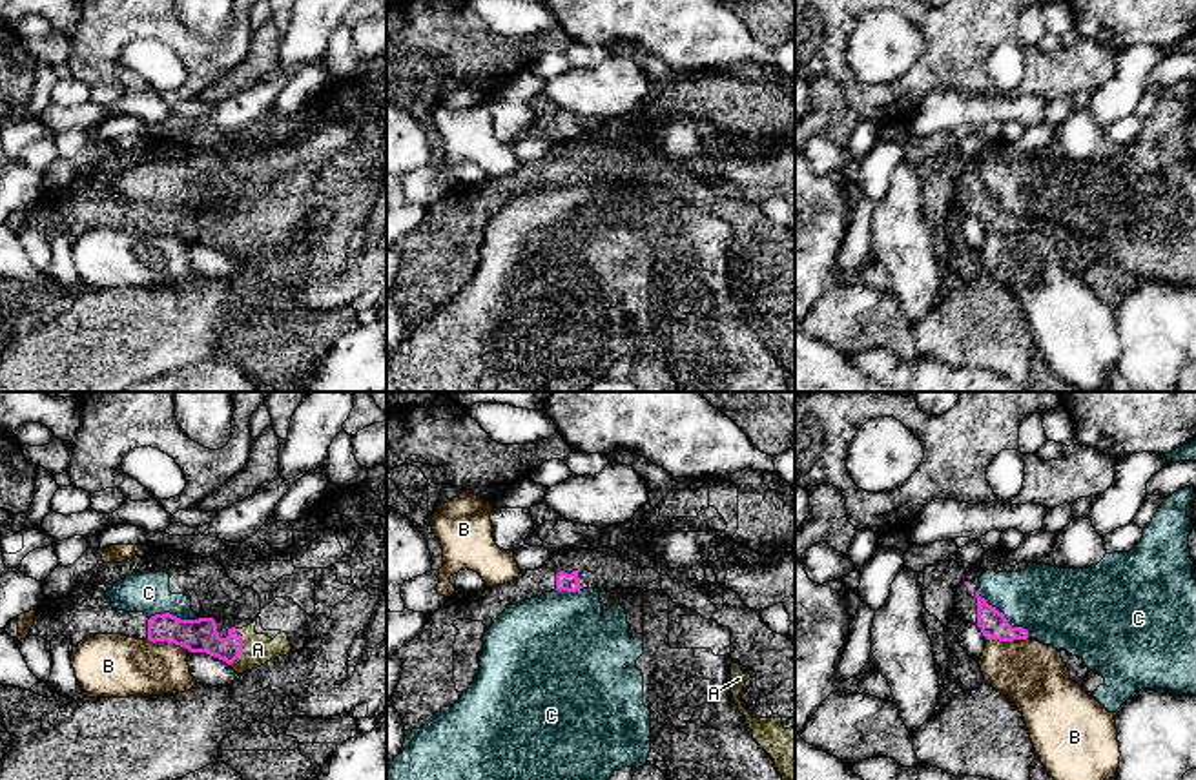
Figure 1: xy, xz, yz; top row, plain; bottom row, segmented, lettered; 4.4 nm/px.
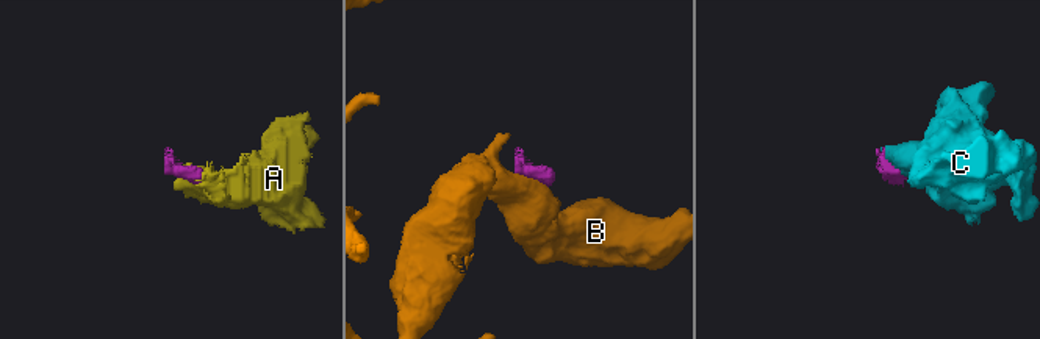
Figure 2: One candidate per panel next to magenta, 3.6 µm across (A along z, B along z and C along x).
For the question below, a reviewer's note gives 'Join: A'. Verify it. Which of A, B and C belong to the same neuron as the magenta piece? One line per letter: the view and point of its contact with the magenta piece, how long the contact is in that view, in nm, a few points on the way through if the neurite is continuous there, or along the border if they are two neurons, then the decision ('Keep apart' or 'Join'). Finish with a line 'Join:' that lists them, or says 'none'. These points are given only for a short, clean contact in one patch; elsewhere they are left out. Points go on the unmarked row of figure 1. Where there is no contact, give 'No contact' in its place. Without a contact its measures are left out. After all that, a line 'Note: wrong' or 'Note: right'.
A: Touches magenta at xy (241, 239). Shared border 170 nm. Join
B: Touches magenta at xy (170, 234). Shared border 200 nm. Boundary: xy (148, 230), (174, 234), (190, 243). Keep apart
C: Touches magenta at yz (1003, 208). Shared border 320 nm. Boundary: yz (978, 181), (989, 195), (1012, 217), (1021, 217), (1029, 228). Keep apart
Join: A
Note: right

